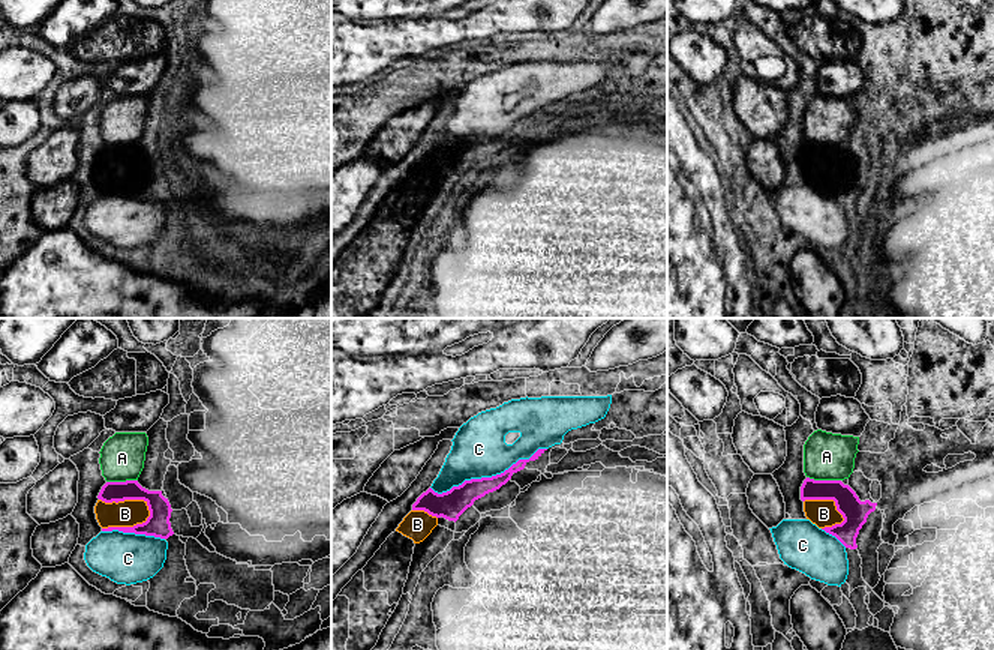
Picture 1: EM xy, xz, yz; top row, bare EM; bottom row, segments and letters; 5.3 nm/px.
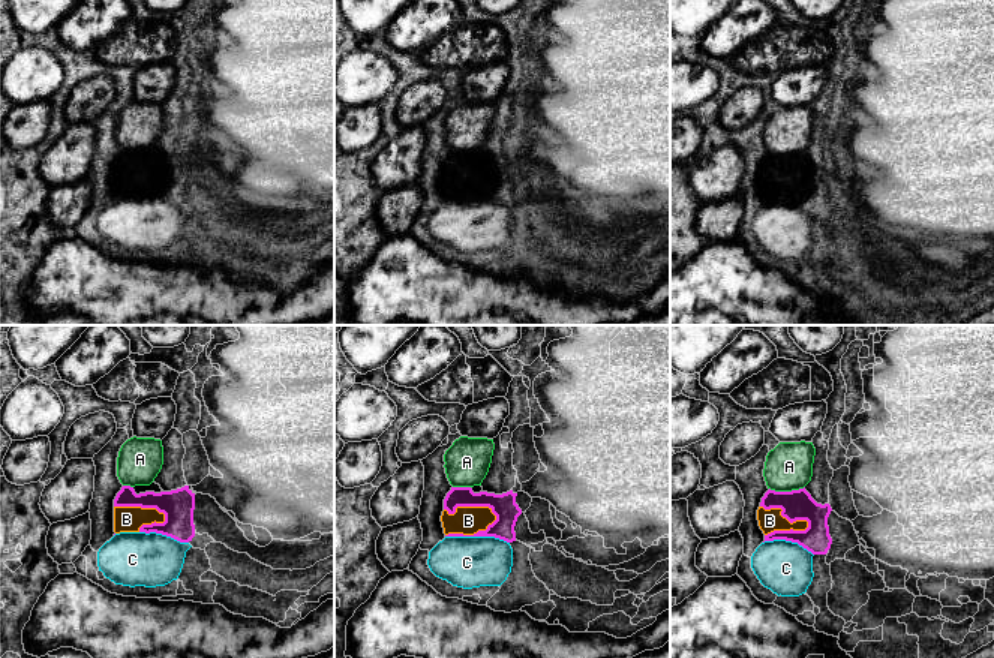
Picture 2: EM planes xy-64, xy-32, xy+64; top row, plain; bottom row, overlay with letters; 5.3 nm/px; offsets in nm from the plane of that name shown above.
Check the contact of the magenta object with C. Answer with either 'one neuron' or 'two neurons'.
two neurons

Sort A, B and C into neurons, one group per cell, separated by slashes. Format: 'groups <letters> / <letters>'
groups A / B / C

